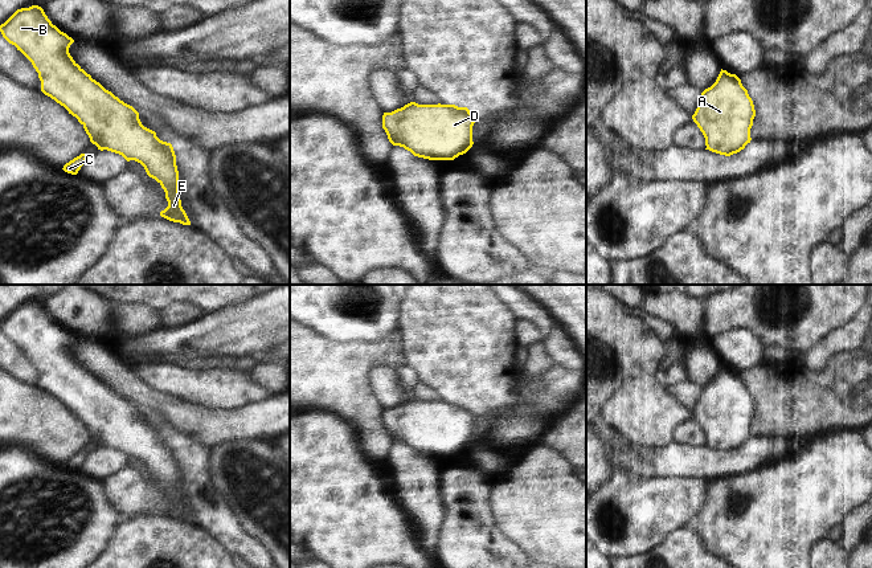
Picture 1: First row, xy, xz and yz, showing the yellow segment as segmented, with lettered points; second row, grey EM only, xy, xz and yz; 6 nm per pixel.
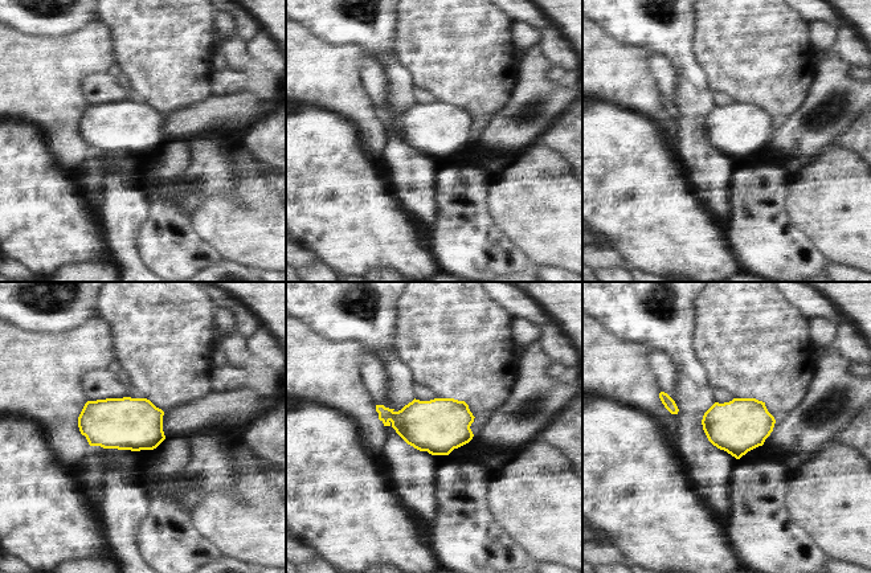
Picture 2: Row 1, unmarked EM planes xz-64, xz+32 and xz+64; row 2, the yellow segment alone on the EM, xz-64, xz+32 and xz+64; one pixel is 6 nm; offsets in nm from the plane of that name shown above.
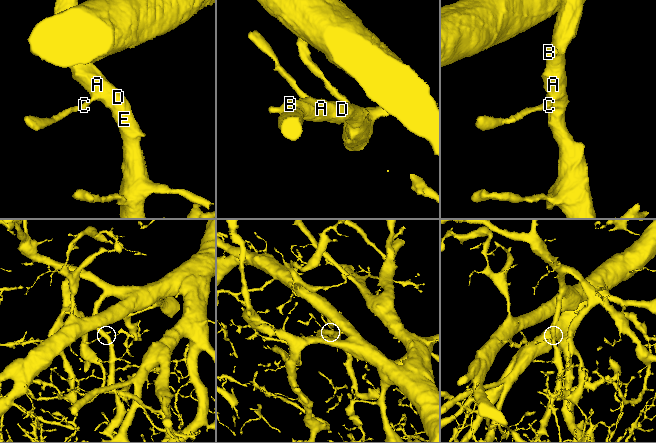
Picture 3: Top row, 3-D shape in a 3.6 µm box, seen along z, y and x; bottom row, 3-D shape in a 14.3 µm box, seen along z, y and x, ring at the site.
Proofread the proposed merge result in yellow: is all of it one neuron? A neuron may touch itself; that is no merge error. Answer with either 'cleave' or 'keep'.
keep

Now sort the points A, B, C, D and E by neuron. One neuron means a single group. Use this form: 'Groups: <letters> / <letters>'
Groups: A B C D E

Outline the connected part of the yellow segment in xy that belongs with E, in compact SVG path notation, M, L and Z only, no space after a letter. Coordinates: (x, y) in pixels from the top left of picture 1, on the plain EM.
M38 302L17 306L0 322L0 328L32 359L41 388L78 416L98 446L140 459L161 482L168 503L160 512L191 522L181 503L172 441L144 424L132 402L106 387L73 356L69 344L74 336L53 322Z

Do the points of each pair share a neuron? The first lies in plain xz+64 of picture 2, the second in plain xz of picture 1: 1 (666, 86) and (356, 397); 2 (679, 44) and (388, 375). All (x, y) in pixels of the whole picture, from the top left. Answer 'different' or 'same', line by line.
1: different
2: different

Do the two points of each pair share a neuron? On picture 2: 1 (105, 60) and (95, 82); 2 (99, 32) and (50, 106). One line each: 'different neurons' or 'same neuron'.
1: different neurons
2: same neuron

